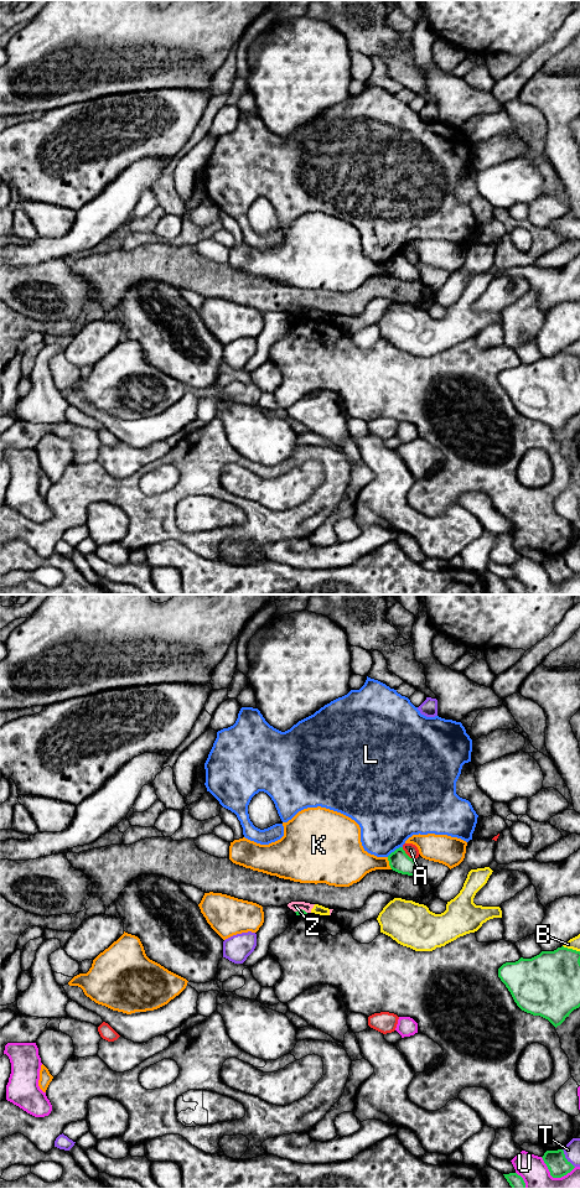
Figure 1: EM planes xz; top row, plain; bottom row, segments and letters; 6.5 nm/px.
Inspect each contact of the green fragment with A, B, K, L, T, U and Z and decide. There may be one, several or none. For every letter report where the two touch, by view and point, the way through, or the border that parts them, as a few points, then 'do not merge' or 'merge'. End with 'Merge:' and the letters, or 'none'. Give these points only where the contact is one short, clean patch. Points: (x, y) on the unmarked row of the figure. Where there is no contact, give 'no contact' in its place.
A: xz (407, 260) | do not merge
B: xz (571, 354) | do not merge
K: xz (389, 269) | do not merge
L: xz (395, 255) | do not merge
T: xz (565, 564) | do not merge
U: xz (554, 582) | do not merge
Z: xz (301, 315) | along xz (295, 316), (303, 315), (306, 318) | do not merge
Merge: none

